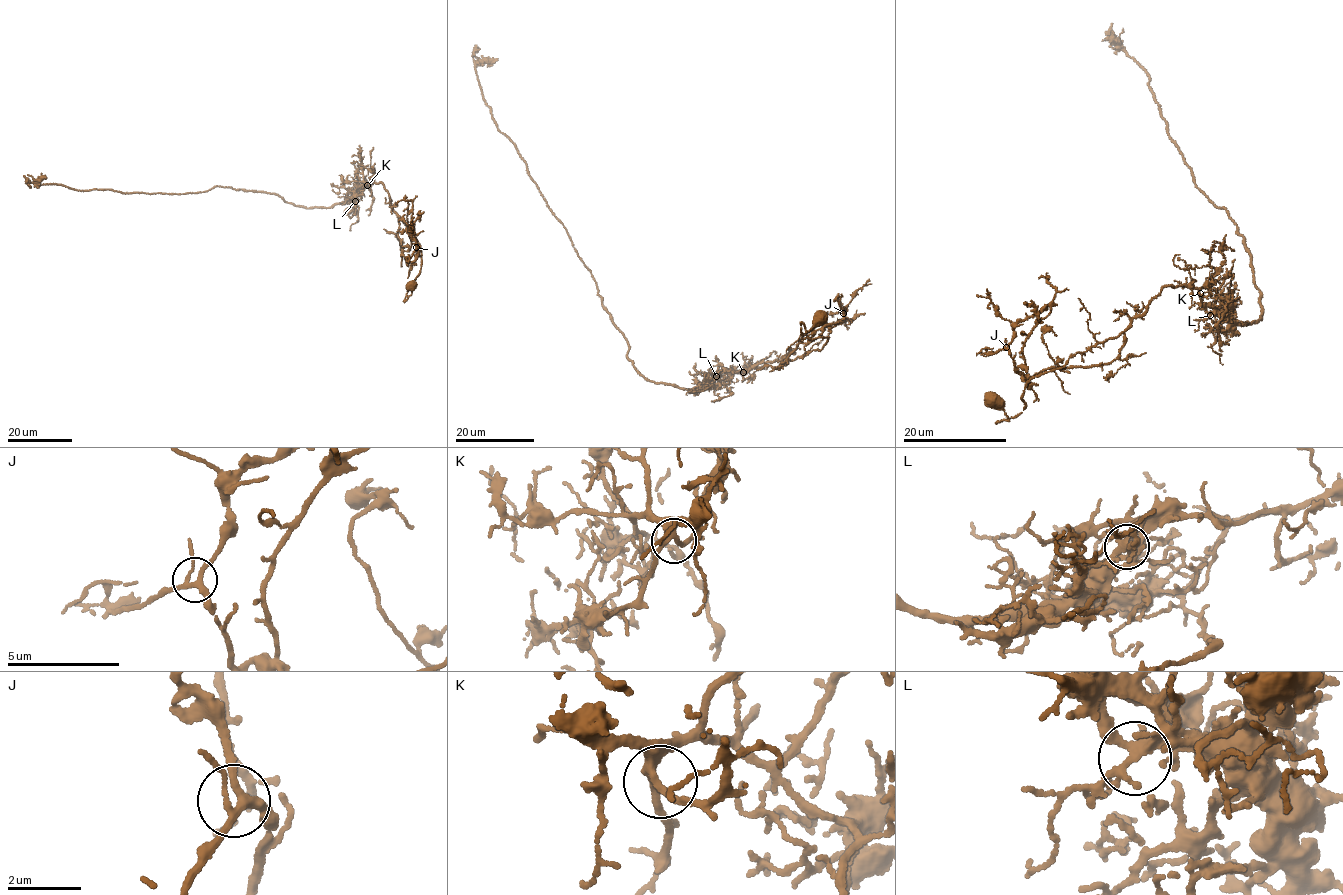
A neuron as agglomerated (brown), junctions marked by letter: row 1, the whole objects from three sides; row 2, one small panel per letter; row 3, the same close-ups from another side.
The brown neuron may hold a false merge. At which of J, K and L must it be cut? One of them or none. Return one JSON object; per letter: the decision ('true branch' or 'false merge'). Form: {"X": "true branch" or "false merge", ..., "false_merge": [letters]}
{"J": "true branch", "K": "true branch", "L": "false merge", "false_merge": ["L"]}

